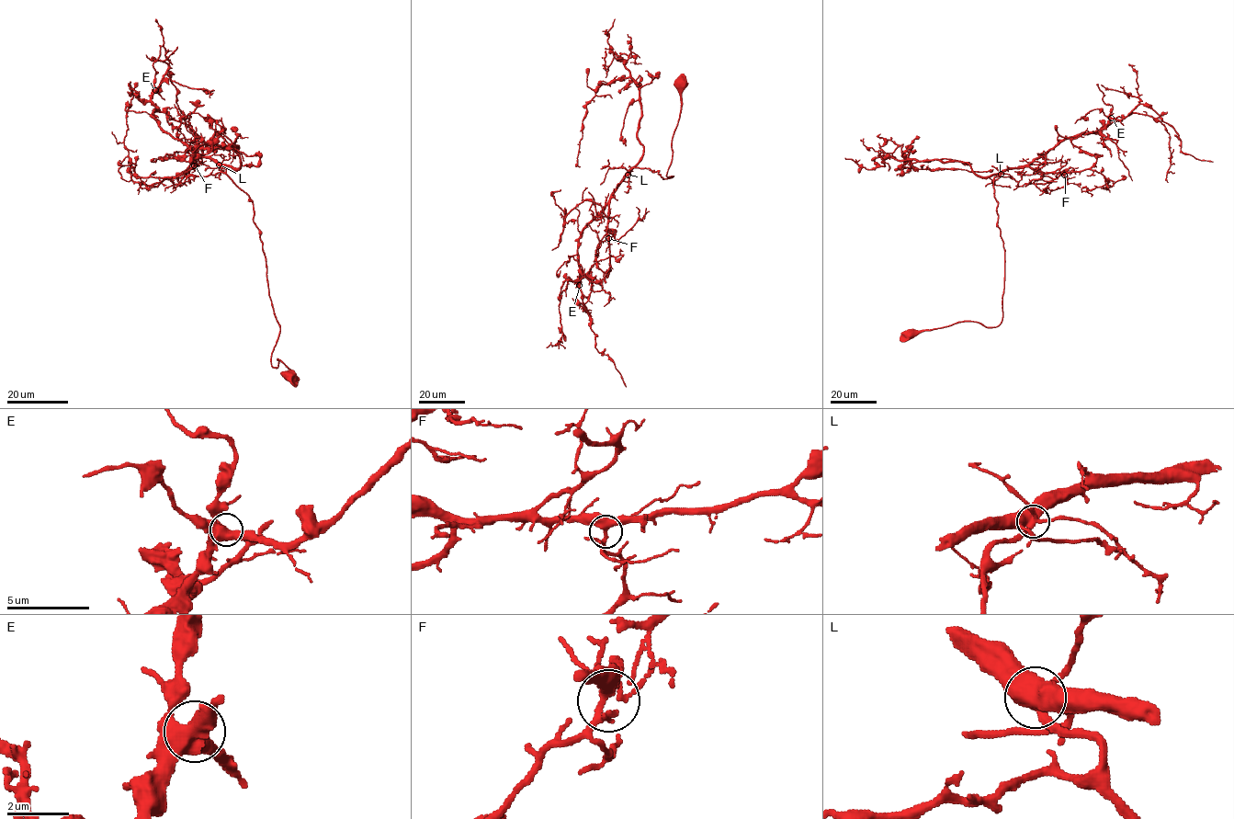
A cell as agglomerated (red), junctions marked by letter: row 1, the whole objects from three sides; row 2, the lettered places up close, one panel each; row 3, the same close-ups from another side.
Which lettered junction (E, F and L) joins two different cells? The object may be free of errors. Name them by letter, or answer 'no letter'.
no letter

